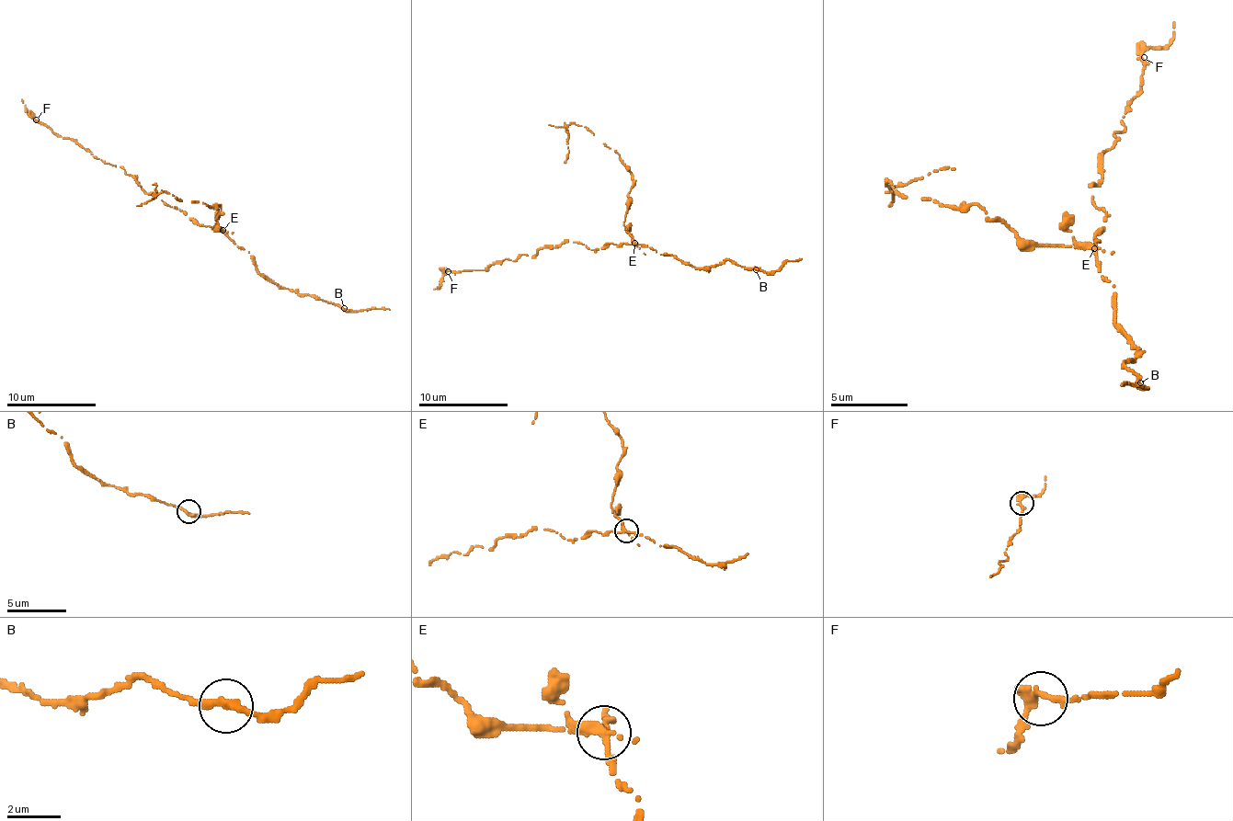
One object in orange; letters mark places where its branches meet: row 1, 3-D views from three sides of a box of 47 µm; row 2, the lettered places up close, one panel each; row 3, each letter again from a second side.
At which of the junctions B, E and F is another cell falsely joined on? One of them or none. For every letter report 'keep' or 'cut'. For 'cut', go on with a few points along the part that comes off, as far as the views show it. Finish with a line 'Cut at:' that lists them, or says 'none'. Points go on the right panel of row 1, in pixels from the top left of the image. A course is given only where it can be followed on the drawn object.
B: keep
E: cut; foreign part runs (1093, 247), (1051, 247), (1020, 239), (981, 209), (942, 204), (888, 185), (904, 185), (934, 170), (953, 170)
F: keep
Cut at: E

